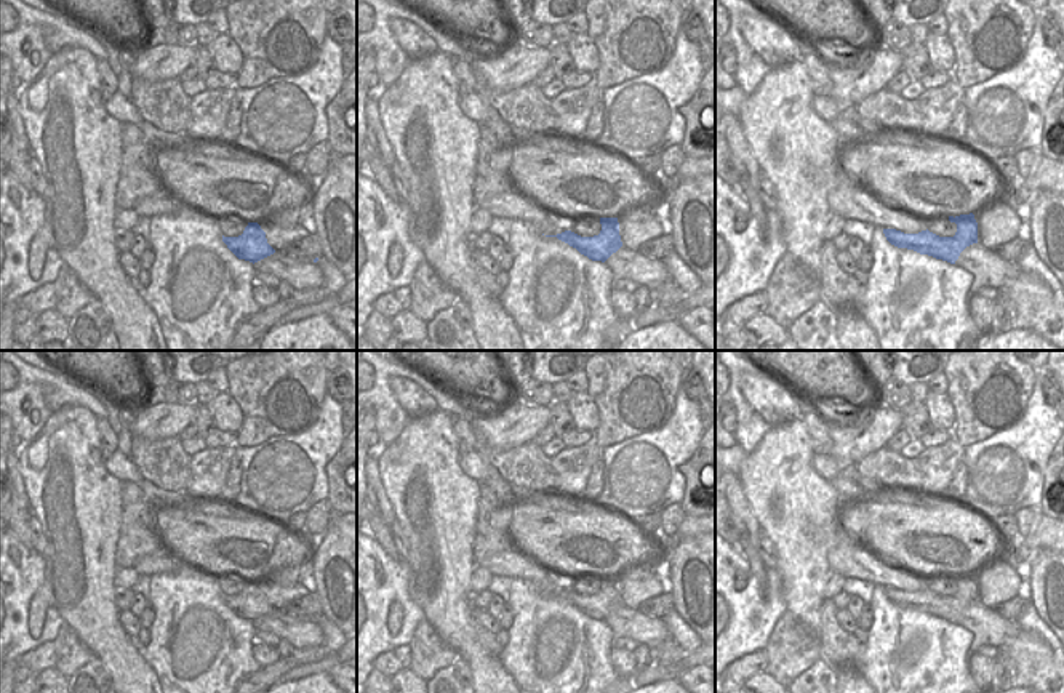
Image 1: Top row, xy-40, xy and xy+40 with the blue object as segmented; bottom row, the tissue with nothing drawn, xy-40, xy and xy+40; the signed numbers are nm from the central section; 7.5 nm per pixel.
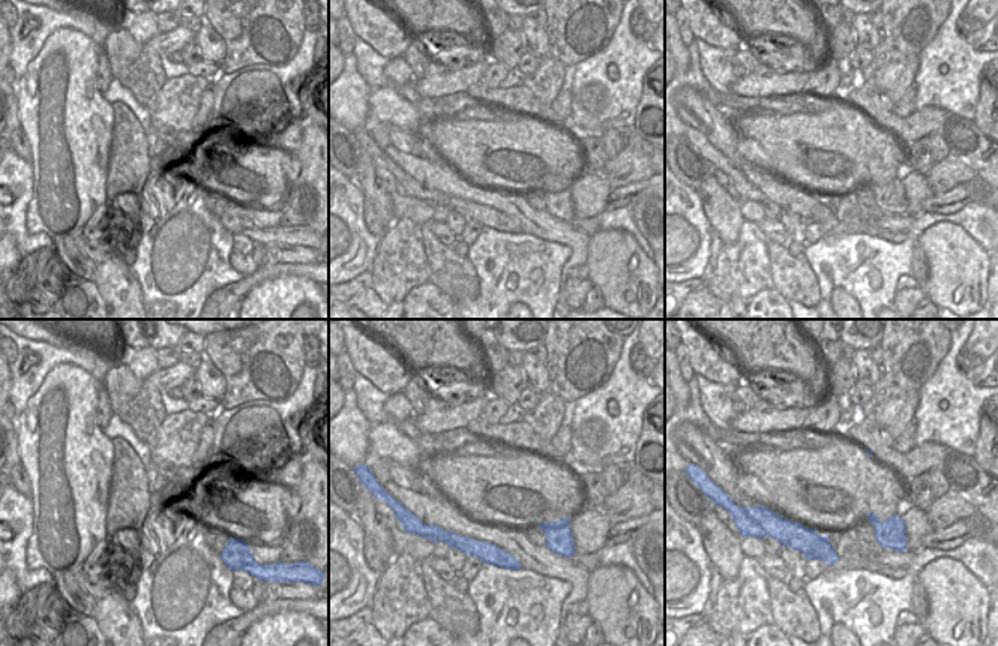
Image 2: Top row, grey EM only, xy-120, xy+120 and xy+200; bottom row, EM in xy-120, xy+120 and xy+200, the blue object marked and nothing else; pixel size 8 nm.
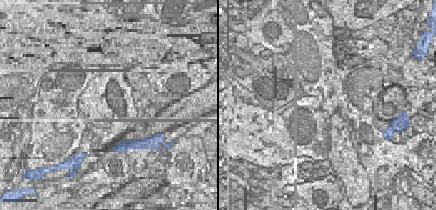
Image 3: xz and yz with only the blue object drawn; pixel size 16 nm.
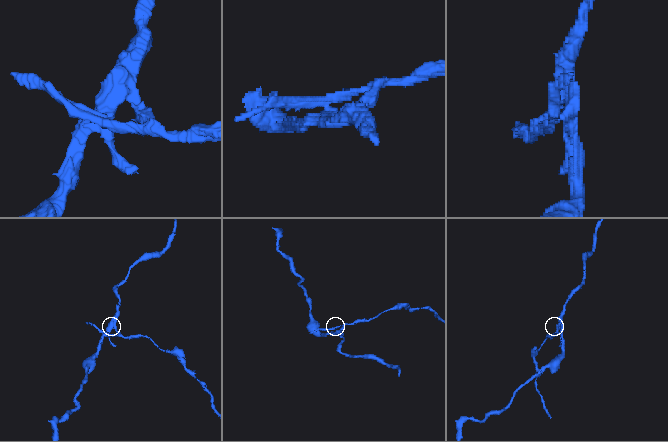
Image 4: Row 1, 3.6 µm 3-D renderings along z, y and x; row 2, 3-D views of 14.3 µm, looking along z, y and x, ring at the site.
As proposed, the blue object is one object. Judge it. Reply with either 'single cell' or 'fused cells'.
fused cells

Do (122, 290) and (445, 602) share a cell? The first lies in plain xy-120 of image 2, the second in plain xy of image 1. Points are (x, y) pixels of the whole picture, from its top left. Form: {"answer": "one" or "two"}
{"answer": "one"}

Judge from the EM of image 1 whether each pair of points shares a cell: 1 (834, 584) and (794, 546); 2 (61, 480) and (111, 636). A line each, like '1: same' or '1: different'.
1: different
2: same

